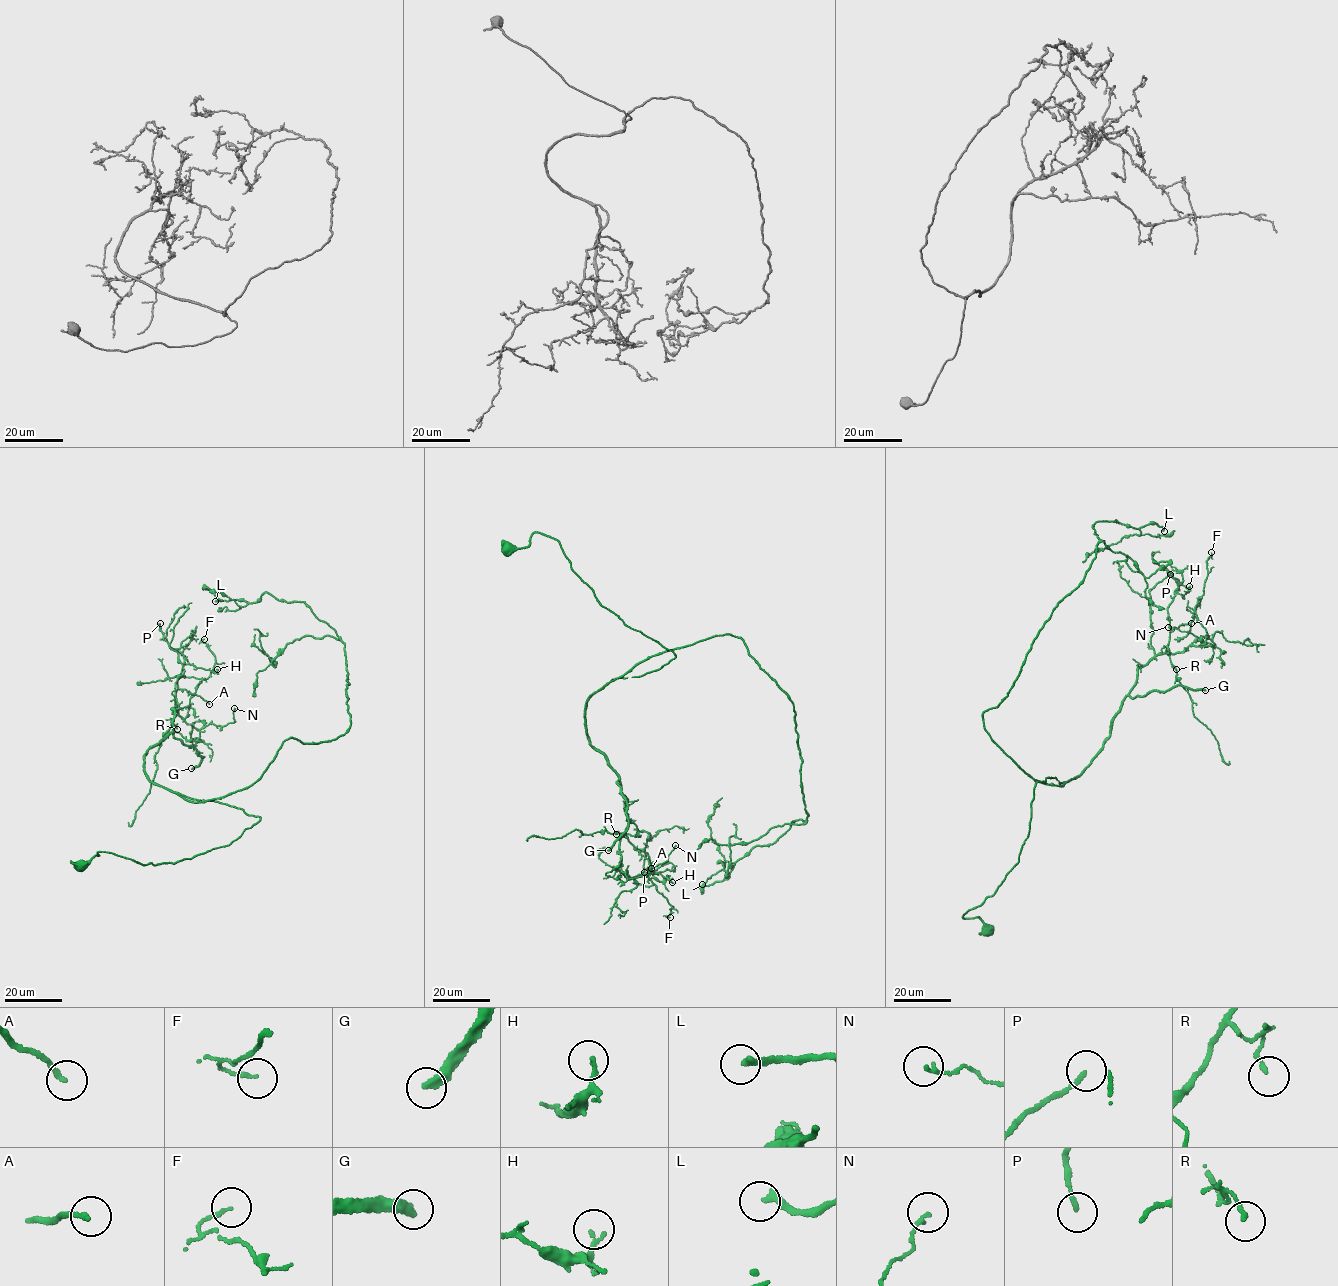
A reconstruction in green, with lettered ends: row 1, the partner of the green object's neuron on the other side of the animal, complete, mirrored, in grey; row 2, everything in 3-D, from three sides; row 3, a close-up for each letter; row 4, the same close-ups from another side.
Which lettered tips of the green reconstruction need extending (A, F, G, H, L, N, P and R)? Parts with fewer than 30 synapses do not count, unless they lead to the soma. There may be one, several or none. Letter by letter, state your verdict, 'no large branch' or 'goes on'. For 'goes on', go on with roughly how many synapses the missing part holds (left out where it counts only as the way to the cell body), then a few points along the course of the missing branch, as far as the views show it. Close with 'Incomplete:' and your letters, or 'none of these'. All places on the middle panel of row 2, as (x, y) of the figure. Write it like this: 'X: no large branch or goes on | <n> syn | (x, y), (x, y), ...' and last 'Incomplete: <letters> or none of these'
A: no large branch
F: no large branch
G: goes on | 250 syn
H: no large branch
L: no large branch
N: no large branch
P: no large branch
R: no large branch
Incomplete: G

